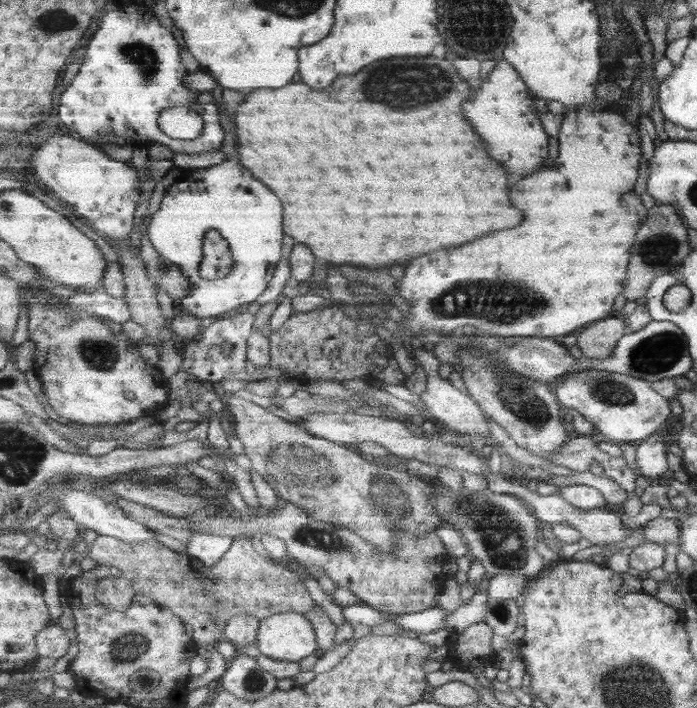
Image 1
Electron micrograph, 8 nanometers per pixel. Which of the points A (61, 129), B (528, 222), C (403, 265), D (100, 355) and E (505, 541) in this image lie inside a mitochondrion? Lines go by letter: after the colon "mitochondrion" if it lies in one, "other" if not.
A: other
B: other
C: other
D: mitochondrion
E: mitochondrion

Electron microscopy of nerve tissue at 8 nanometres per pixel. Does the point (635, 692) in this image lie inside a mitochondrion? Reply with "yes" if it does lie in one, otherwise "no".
yes

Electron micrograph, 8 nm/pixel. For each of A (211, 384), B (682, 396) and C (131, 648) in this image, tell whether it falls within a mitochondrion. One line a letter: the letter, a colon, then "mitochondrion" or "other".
A: other
B: other
C: mitochondrion

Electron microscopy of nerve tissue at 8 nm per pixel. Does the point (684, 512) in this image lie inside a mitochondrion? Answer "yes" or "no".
no

